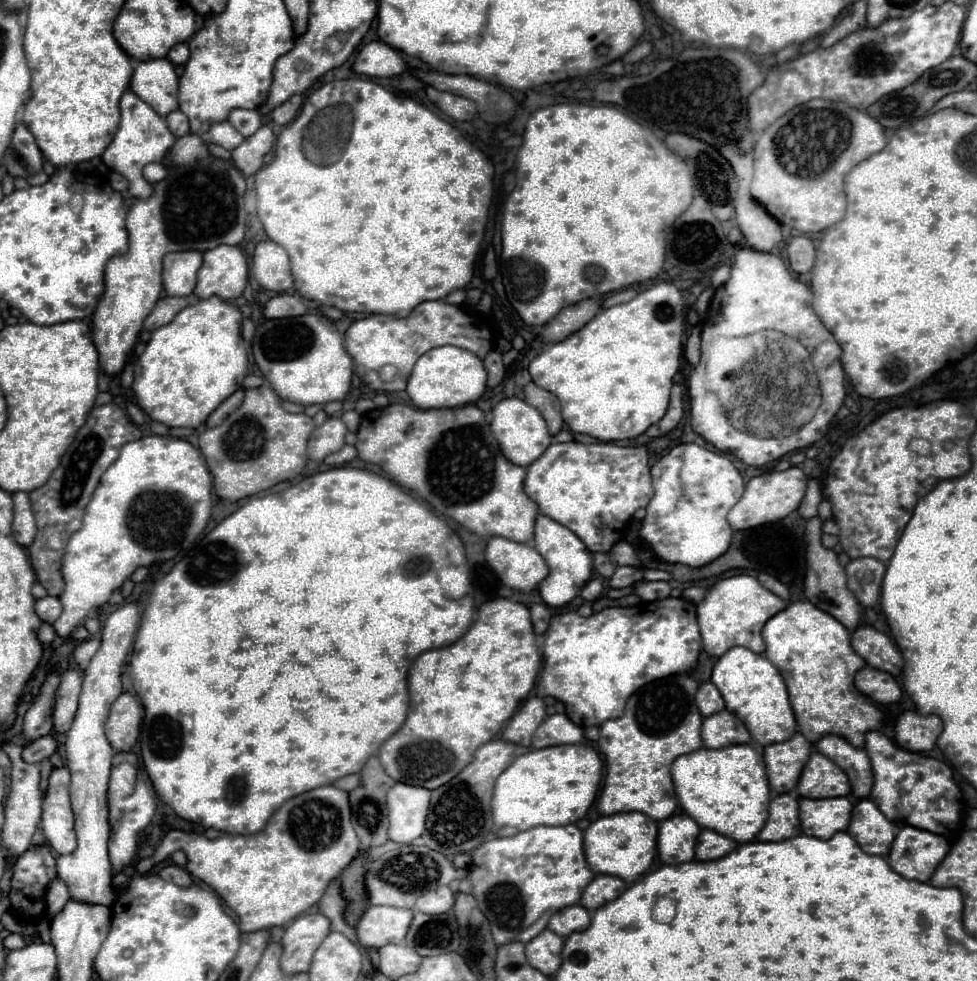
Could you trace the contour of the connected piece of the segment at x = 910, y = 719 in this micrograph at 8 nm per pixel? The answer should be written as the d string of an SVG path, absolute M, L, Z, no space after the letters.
M907 711L897 719L895 725L895 741L901 749L923 753L931 751L937 743L937 737L943 731L943 721L937 715L919 715L915 711Z

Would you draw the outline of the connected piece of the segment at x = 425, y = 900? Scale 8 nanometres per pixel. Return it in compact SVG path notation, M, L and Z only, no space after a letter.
M445 885L433 891L427 891L423 897L419 897L415 903L415 909L421 913L439 915L439 913L447 913L453 905L455 905L455 893Z

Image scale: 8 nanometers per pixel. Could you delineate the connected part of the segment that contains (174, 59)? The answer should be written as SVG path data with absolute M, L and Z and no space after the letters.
M187 43L175 45L175 47L169 51L169 55L167 55L167 59L169 59L173 65L185 65L185 63L187 63L187 57L189 57Z

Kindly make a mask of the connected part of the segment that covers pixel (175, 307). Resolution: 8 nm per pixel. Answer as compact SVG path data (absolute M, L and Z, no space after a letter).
M163 297L163 299L159 299L155 309L145 319L145 329L153 331L153 329L159 329L159 327L171 323L175 313L179 313L179 309L185 309L187 305L189 305L187 297Z

